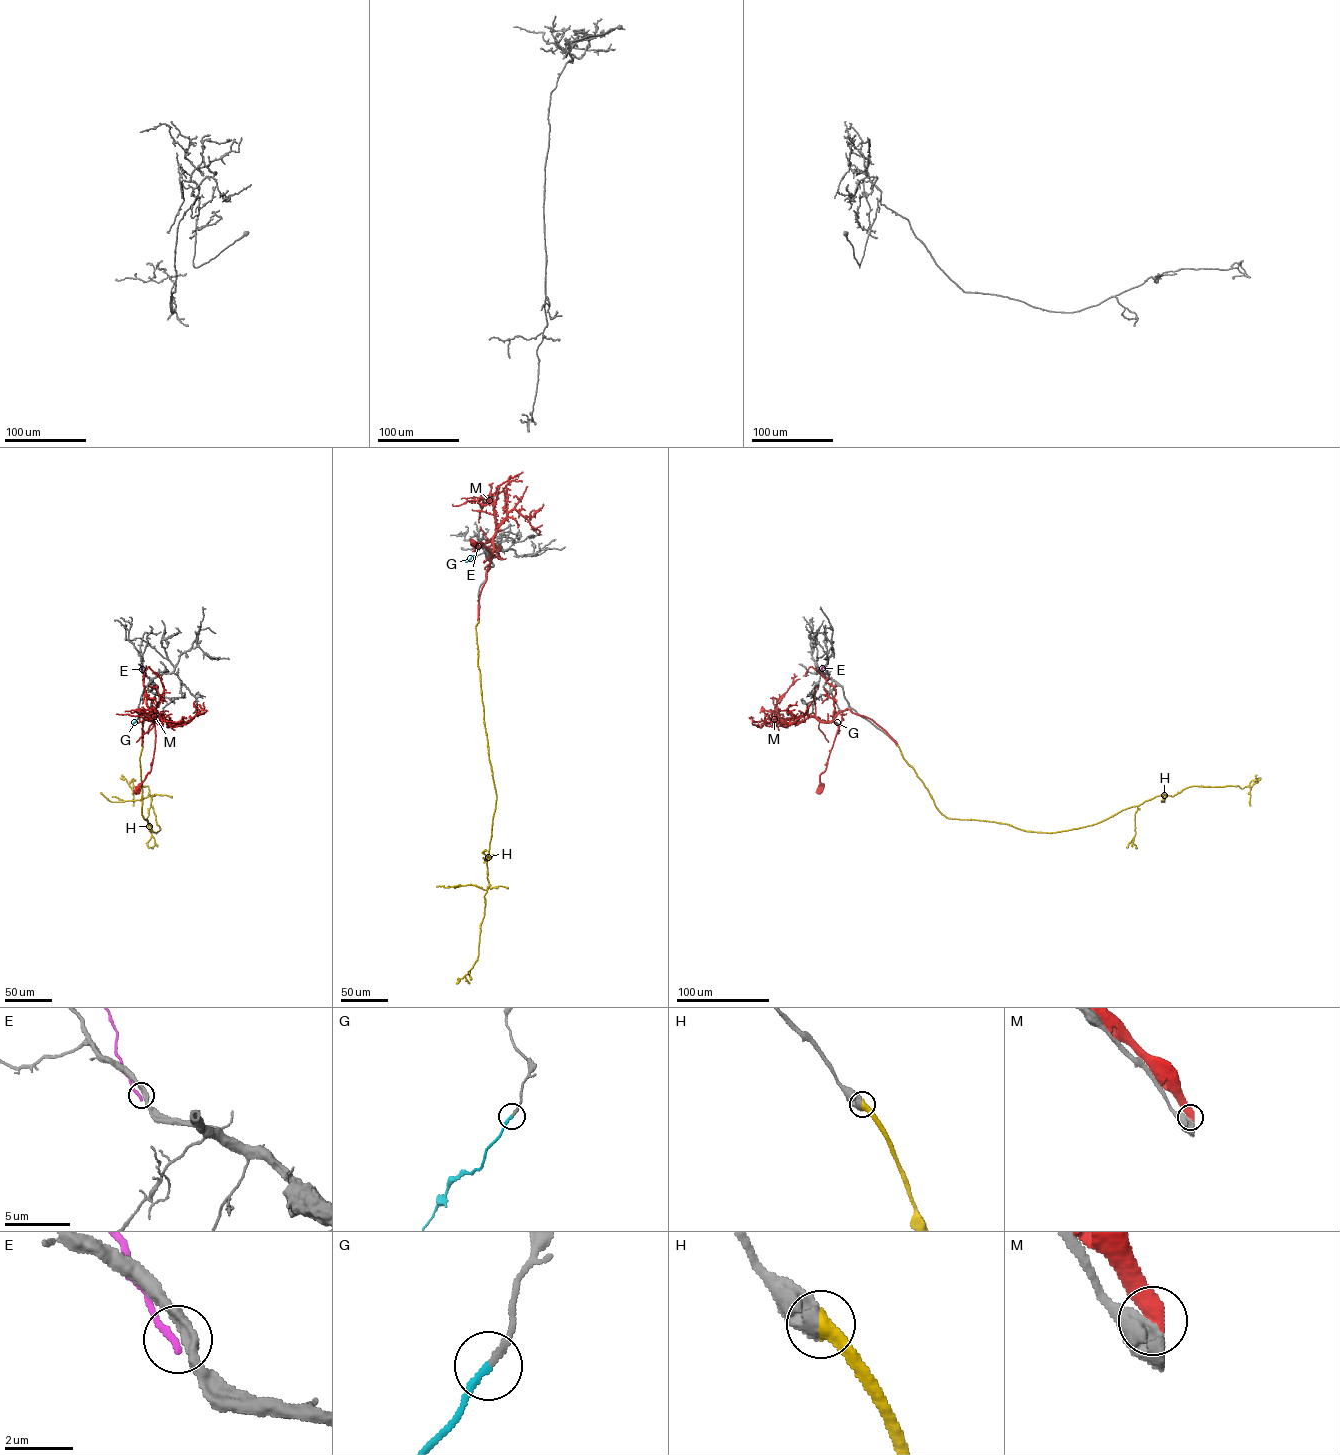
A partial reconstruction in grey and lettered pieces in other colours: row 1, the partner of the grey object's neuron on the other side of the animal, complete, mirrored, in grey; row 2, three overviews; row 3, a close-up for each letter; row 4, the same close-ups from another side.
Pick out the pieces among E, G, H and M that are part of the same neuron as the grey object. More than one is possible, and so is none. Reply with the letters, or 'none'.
G, H

